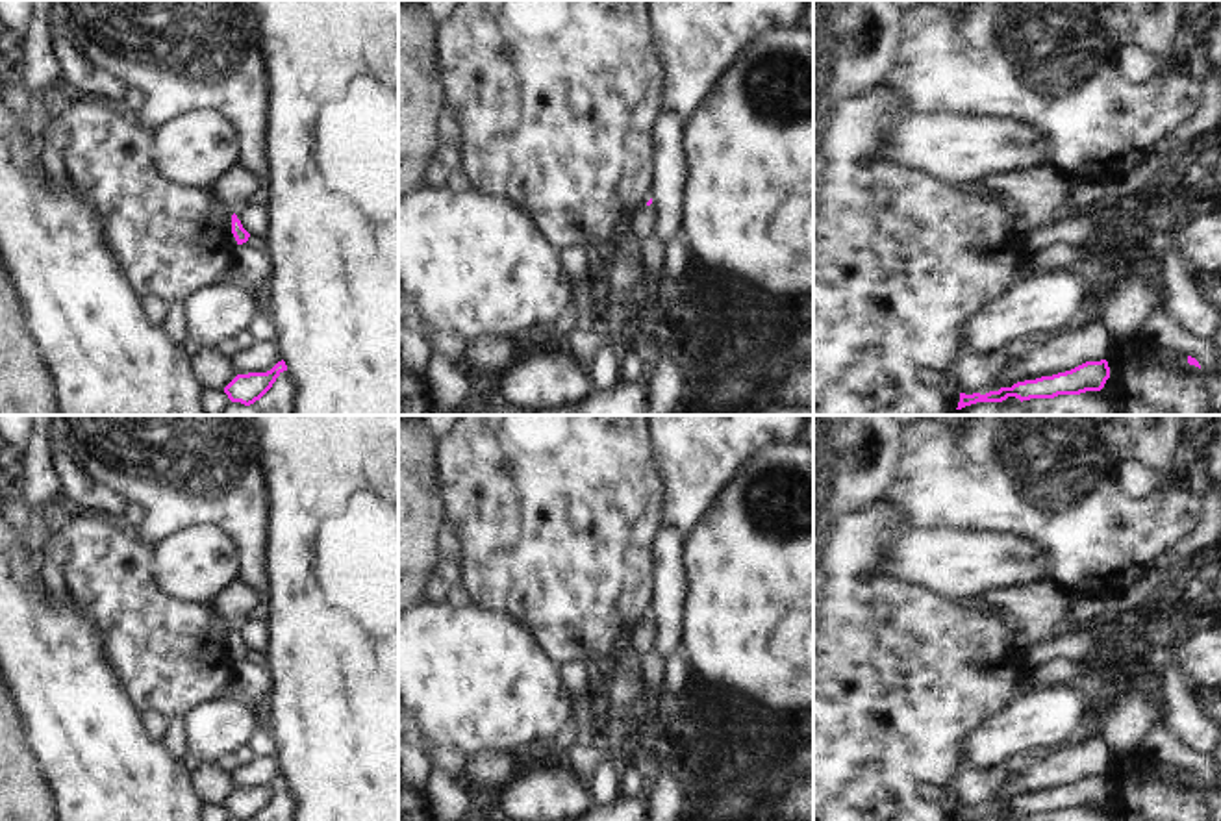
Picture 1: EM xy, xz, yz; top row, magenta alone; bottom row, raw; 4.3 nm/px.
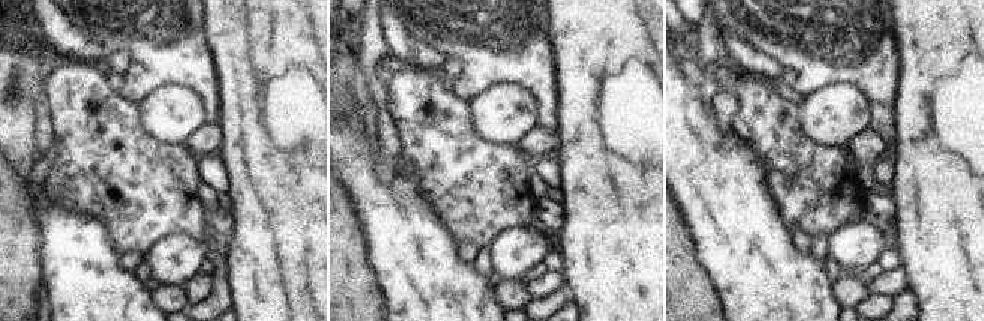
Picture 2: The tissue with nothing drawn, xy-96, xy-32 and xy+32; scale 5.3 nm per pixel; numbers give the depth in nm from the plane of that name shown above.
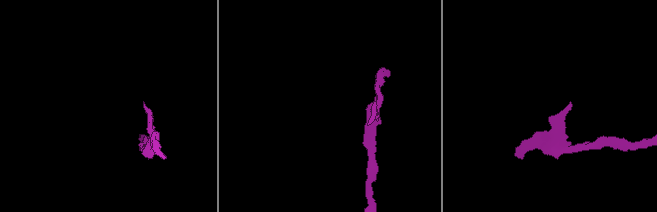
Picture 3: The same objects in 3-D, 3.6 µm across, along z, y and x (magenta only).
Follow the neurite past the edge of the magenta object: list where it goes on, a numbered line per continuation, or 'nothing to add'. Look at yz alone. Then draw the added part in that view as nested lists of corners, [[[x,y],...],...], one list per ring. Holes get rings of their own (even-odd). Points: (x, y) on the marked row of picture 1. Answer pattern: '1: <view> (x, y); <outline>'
nothing to add

